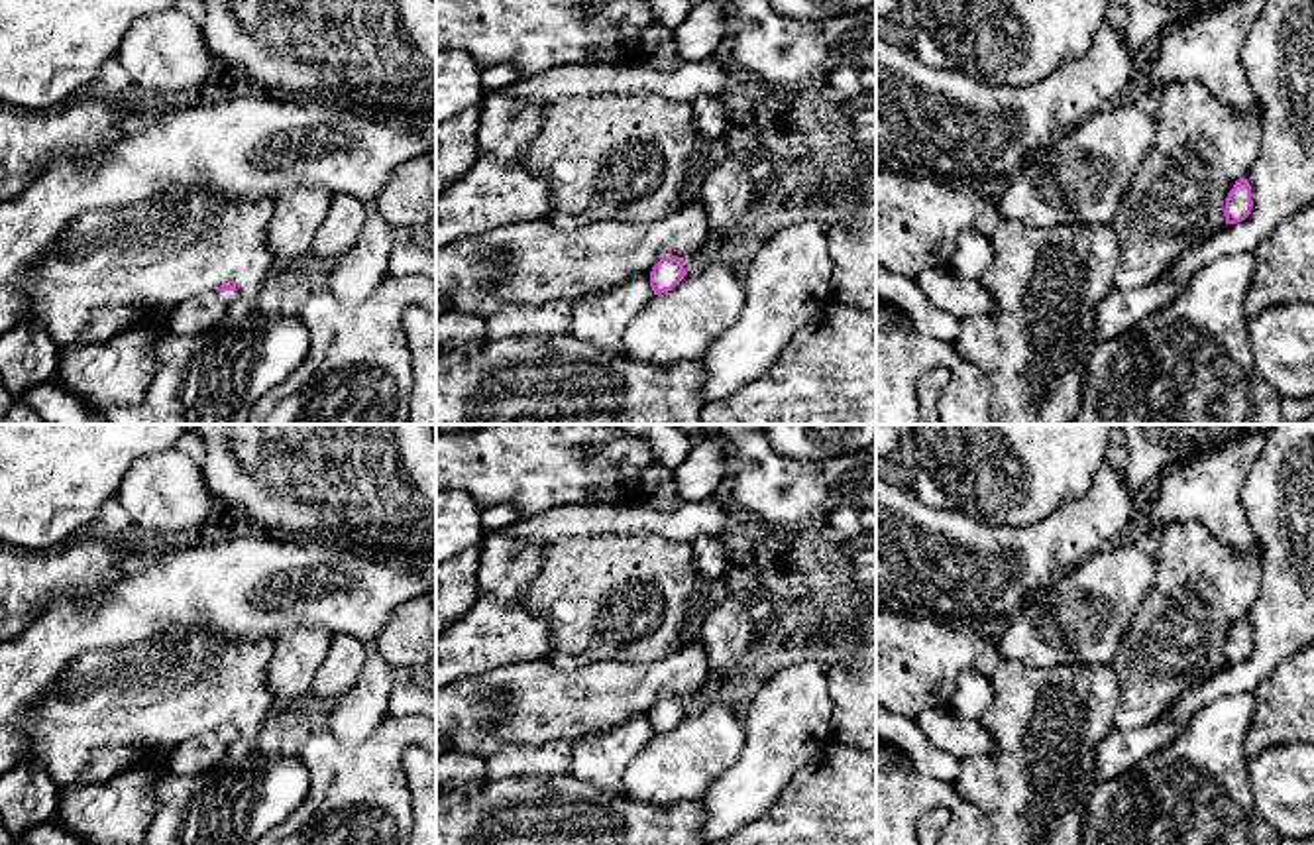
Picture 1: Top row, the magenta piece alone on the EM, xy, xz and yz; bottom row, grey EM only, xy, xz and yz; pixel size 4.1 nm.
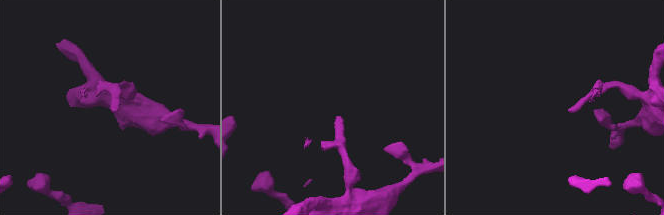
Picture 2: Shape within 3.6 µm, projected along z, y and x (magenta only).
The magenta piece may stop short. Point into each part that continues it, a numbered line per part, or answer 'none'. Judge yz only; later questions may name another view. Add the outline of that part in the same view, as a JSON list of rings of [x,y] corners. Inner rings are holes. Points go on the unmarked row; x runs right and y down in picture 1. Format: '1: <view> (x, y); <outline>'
none

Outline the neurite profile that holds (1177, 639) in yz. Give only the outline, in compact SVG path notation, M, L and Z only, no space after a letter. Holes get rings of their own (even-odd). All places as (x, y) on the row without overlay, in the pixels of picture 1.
M1180 521L1155 531L1157 576L1129 623L1112 662L1120 680L1114 723L1131 731L1155 723L1178 698L1206 682L1226 664L1226 639L1261 590L1263 552L1243 558L1200 521Z

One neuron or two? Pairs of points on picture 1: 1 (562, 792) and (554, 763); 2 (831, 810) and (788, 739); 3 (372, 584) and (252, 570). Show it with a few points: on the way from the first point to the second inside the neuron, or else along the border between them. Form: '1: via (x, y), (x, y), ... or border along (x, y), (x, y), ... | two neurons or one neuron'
1: border along (566, 773), (511, 777) | two neurons
2: border along (829, 743), (788, 783), (776, 800) | two neurons
3: via (332, 600), (297, 606), (268, 618), (250, 608) | one neuron

